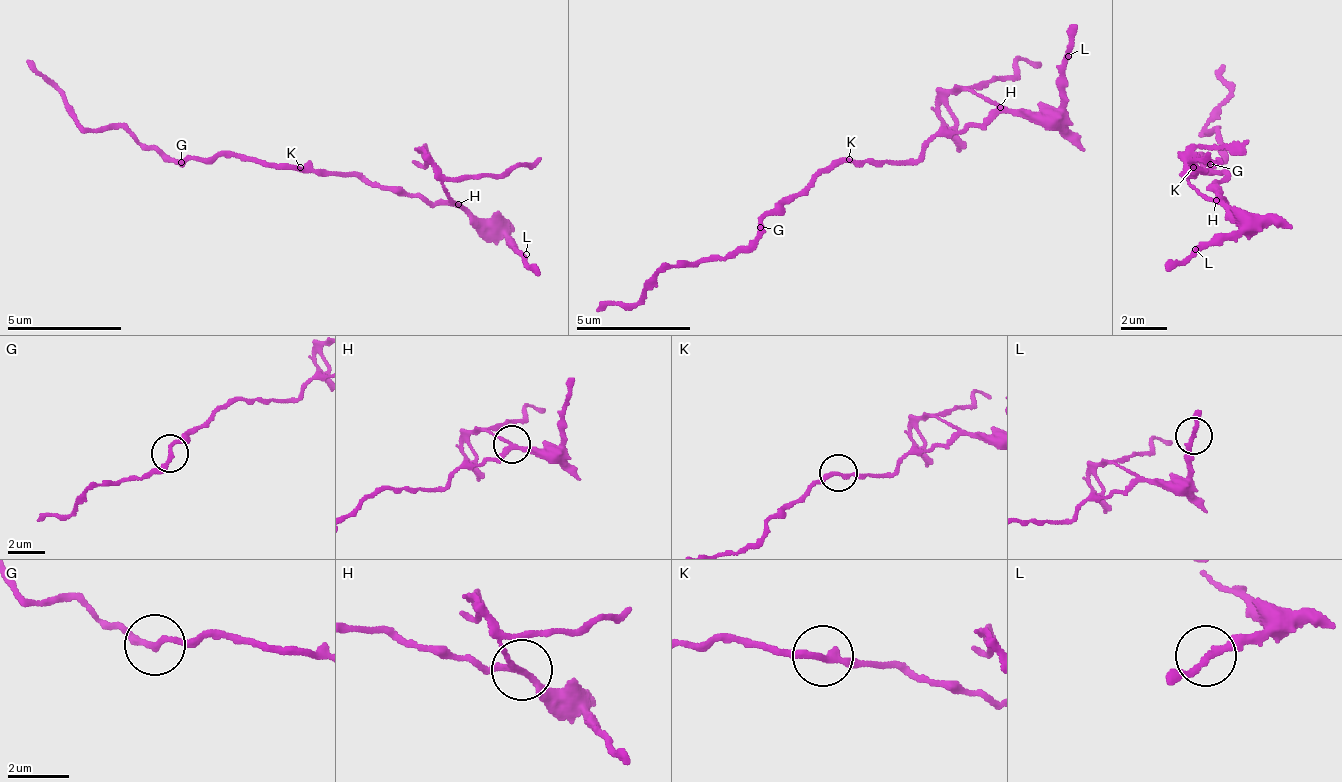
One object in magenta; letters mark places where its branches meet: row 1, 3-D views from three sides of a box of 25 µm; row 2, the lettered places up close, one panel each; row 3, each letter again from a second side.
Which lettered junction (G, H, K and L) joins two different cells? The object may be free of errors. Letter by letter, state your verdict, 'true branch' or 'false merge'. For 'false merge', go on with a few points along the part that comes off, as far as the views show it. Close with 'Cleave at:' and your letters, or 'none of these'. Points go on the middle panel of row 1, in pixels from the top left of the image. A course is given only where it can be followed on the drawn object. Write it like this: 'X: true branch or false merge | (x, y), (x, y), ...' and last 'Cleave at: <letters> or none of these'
G: true branch
H: false merge | (998, 108), (969, 91), (972, 85), (1005, 80), (1023, 57), (1038, 63)
K: true branch
L: true branch
Cleave at: H

